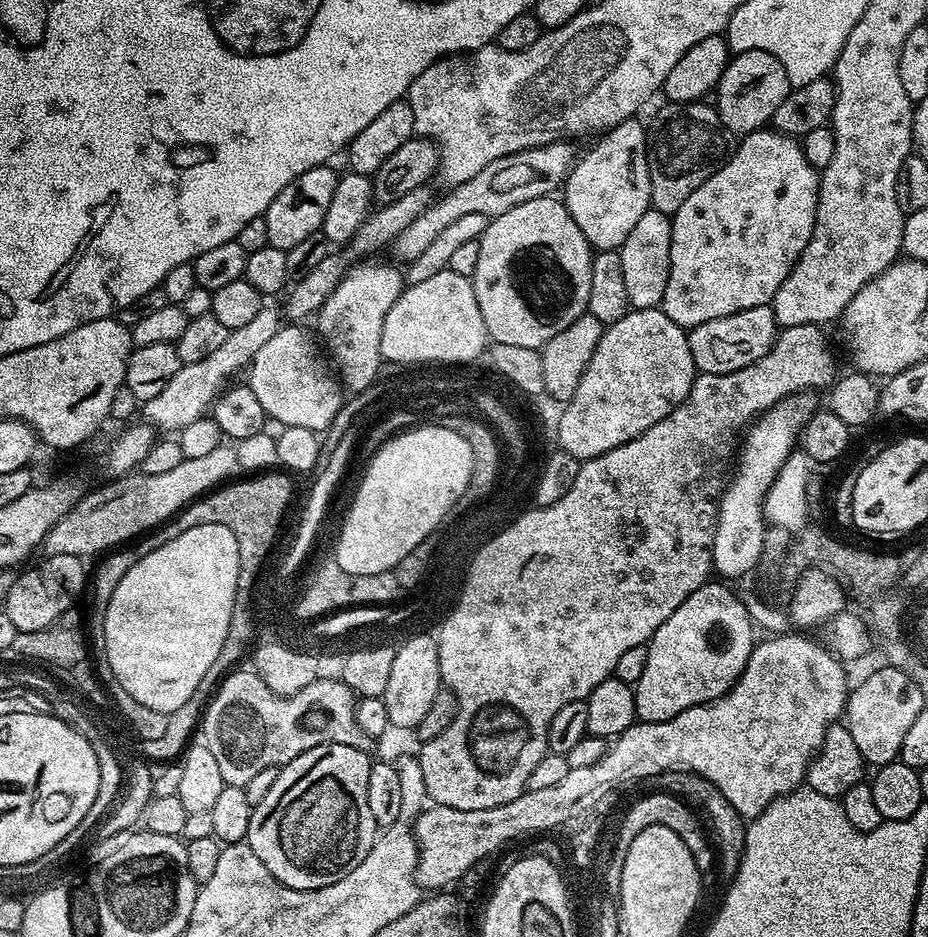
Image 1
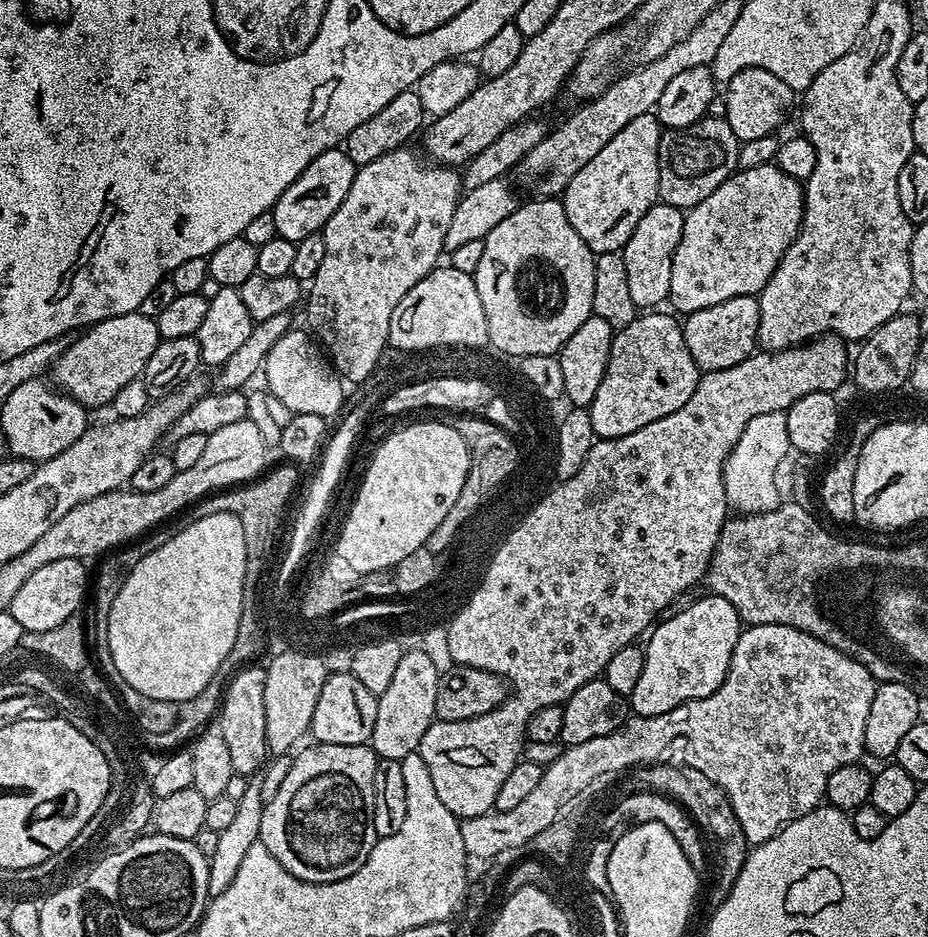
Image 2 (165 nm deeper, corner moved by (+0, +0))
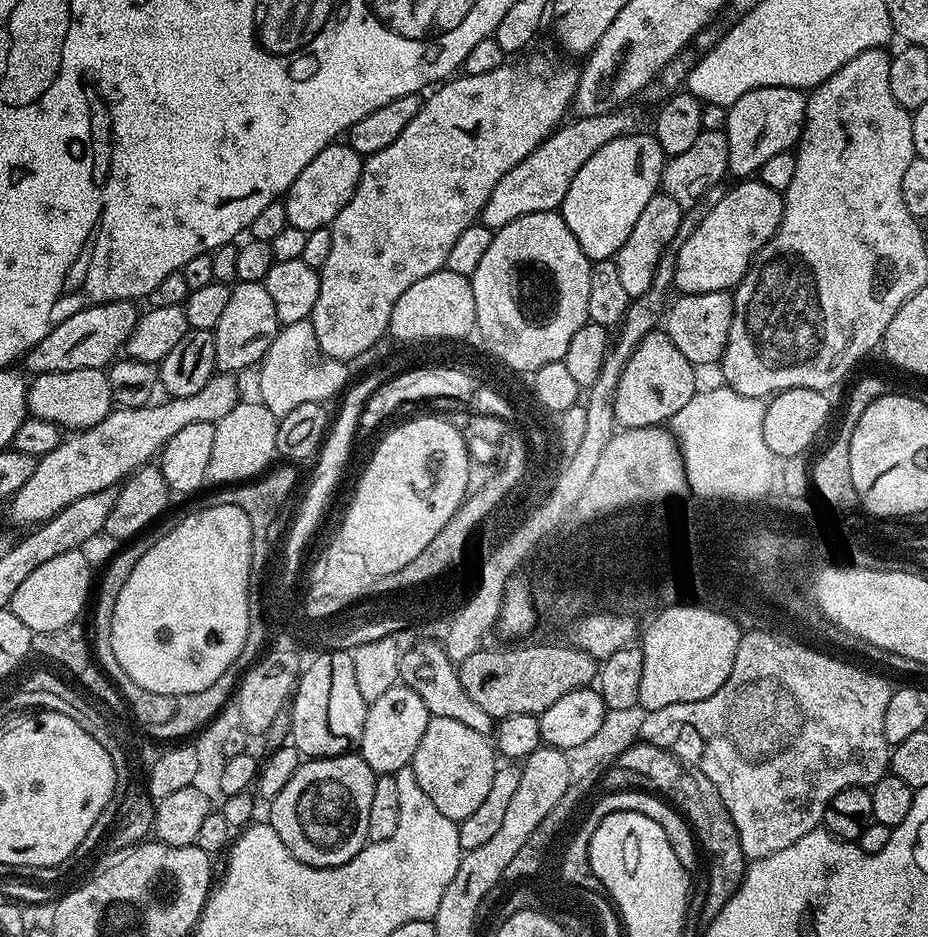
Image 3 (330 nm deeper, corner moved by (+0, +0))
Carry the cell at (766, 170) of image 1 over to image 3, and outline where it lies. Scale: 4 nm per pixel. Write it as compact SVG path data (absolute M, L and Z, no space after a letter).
M744 178L729 187L722 202L714 206L701 224L678 244L674 255L676 269L672 279L675 291L683 294L727 292L735 289L752 259L776 232L782 218L784 197L759 178Z

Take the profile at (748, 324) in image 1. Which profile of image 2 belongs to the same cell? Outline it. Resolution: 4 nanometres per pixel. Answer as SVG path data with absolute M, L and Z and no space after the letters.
M756 296L726 298L726 302L718 302L718 306L689 312L682 320L686 346L701 373L726 370L750 358L758 348L759 325L760 302Z

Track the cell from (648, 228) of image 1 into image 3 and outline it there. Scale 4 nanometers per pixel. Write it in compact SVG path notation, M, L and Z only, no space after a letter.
M661 190L650 198L650 202L646 202L642 214L638 214L638 222L634 222L634 230L630 230L630 238L622 242L614 257L618 266L618 275L621 276L629 298L641 296L646 294L646 290L650 290L654 282L654 274L658 270L658 262L673 247L684 213L685 209L681 208L678 202L674 202L674 198L670 198L667 192Z

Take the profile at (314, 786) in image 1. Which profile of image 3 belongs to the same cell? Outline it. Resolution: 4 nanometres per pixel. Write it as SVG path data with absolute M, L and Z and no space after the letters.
M358 754L308 758L294 770L294 778L282 786L279 794L270 801L272 813L266 816L267 823L282 838L282 846L298 858L298 862L315 868L337 868L354 858L369 843L370 801L374 799L377 773Z

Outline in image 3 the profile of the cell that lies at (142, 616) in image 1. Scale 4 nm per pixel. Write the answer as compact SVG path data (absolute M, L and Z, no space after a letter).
M209 503L207 507L182 517L180 521L177 519L171 530L160 535L158 542L154 542L154 546L150 546L150 550L146 550L146 554L138 558L134 570L130 570L130 578L126 578L126 586L122 586L122 594L118 594L118 602L114 602L114 618L110 626L110 646L114 650L114 658L118 658L118 666L122 666L122 670L130 674L130 678L134 678L138 686L142 686L142 690L150 690L154 694L185 696L206 690L206 686L218 682L218 678L222 678L226 670L232 668L238 654L242 654L242 646L246 646L249 629L248 575L252 569L251 558L254 555L250 518L246 510L233 504Z

